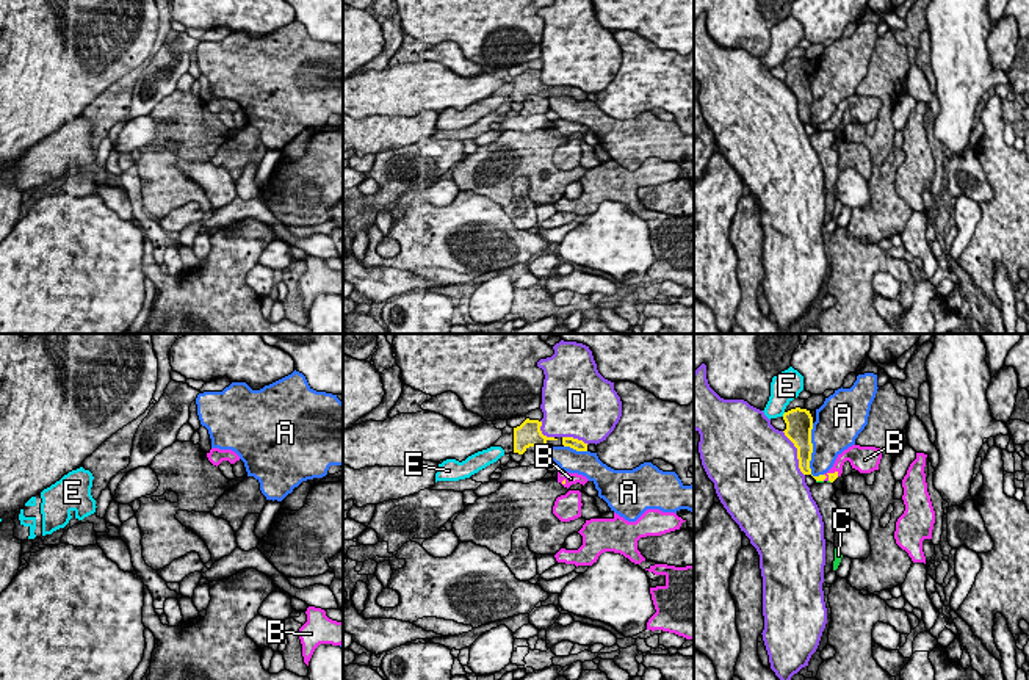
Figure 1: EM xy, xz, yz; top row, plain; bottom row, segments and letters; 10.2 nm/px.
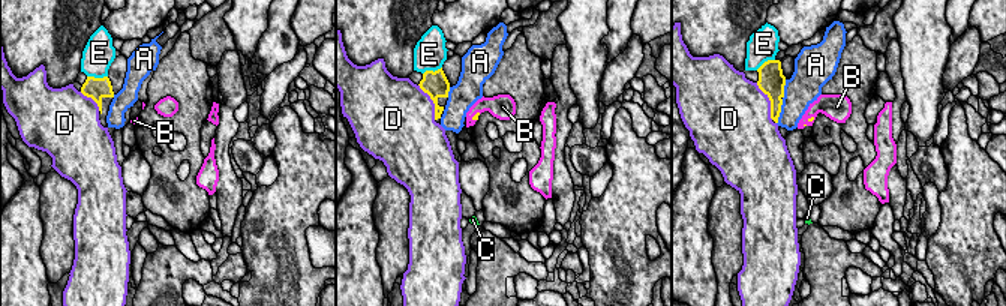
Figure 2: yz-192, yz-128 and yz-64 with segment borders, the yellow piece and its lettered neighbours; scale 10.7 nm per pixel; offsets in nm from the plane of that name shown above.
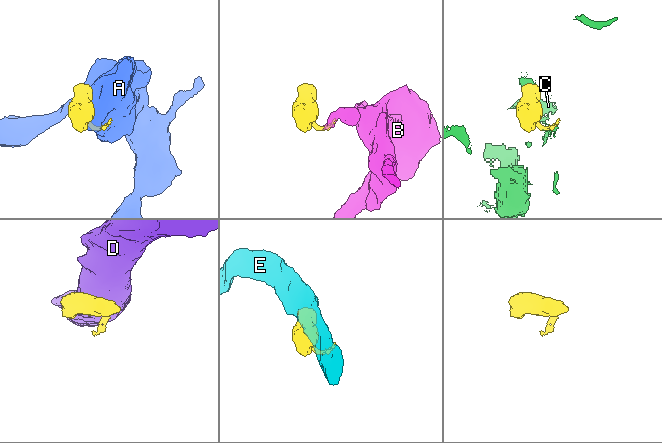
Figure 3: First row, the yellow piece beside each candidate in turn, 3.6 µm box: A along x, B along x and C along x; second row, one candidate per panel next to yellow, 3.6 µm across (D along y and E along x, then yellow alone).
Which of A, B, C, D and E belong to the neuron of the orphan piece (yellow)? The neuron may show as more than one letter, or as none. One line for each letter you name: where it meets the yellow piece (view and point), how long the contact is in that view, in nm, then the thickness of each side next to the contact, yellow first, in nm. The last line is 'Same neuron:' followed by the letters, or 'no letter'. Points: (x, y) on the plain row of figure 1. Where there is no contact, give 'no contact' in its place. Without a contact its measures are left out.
B: yz (830, 122) | 190 nm | 90/120 nm
Same neuron: B

